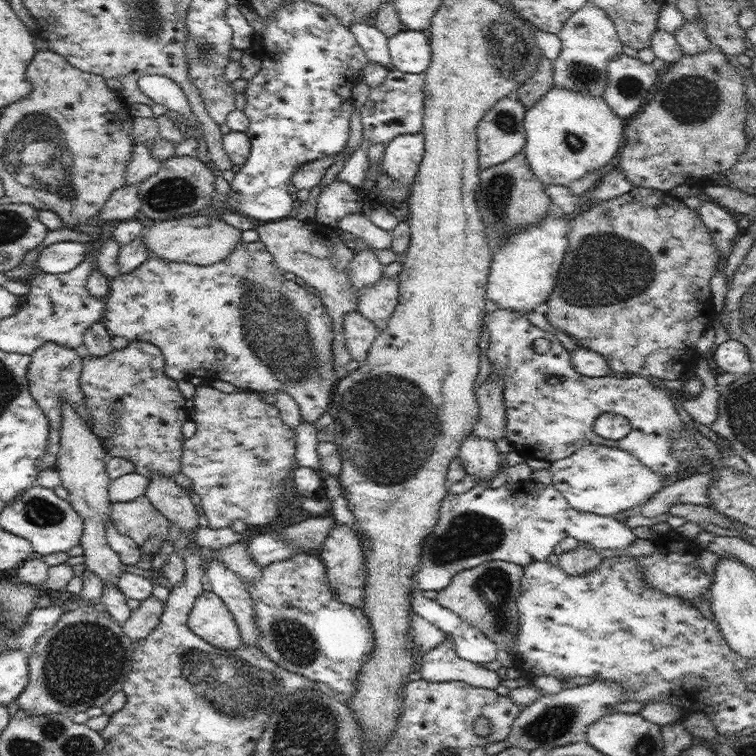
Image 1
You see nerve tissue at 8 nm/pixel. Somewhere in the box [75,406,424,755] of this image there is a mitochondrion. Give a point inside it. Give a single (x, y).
(241, 692)

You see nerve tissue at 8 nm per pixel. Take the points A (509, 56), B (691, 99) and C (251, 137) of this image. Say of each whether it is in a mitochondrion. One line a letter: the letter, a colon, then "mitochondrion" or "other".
A: mitochondrion
B: mitochondrion
C: other

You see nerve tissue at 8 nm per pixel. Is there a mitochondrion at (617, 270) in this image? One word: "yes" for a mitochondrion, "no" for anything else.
yes

